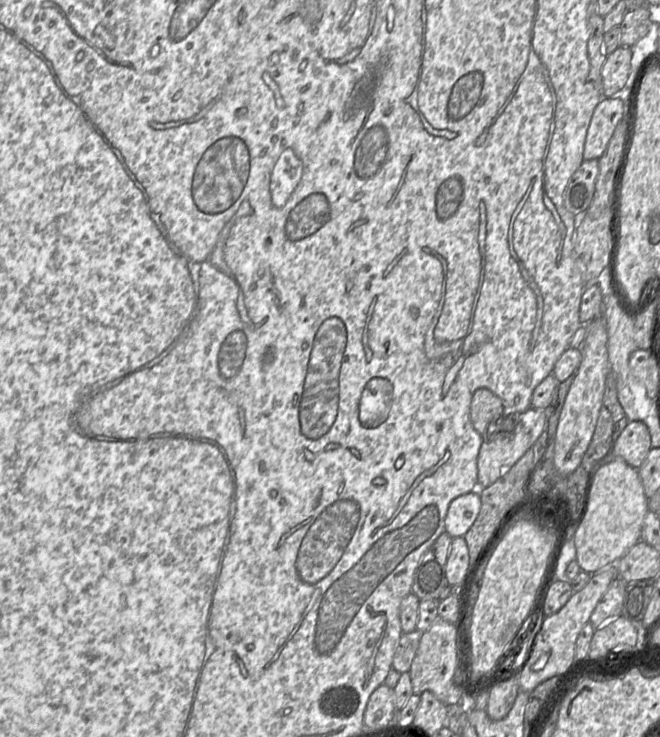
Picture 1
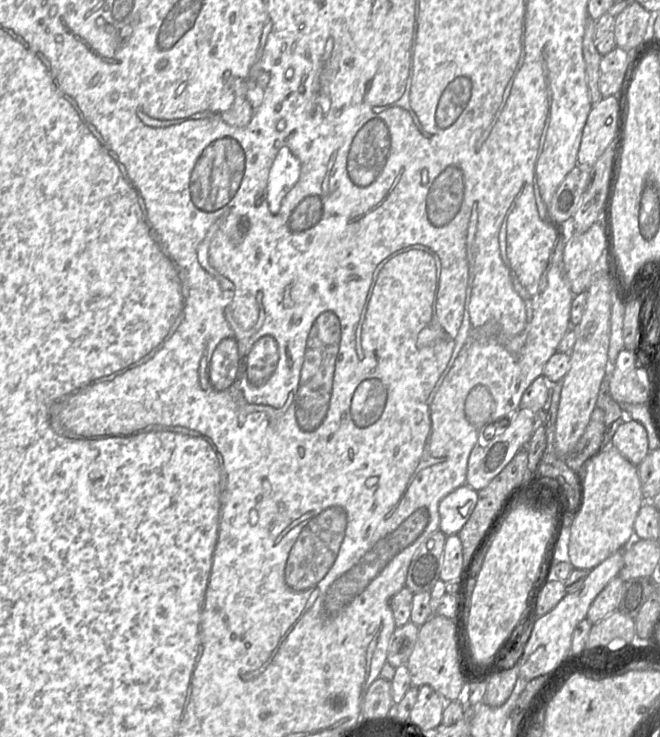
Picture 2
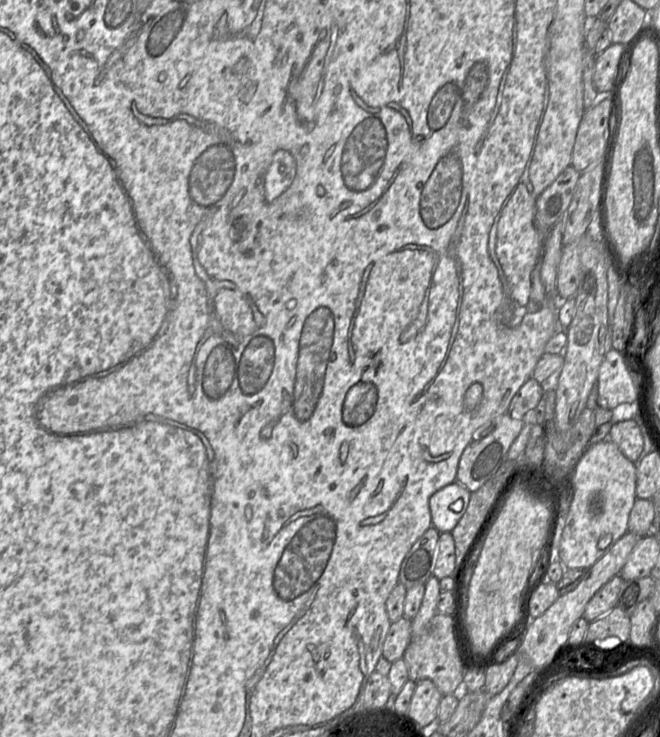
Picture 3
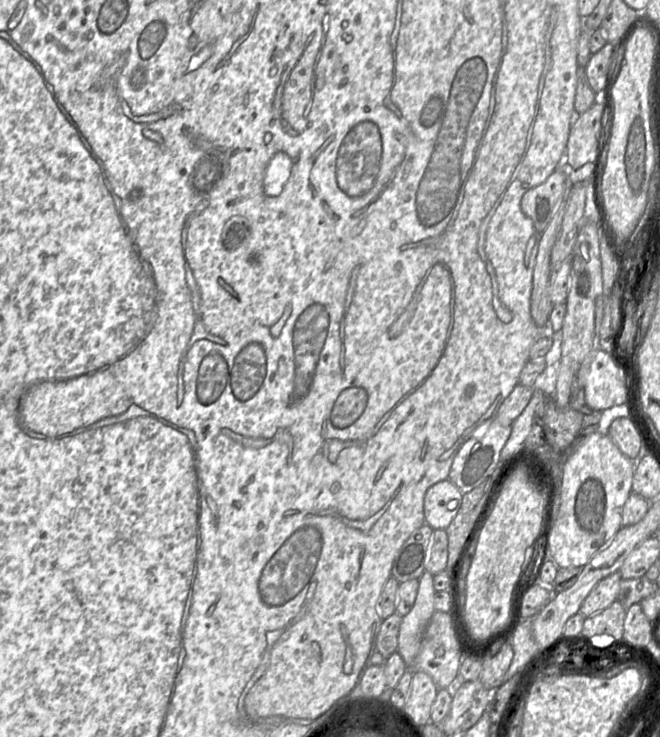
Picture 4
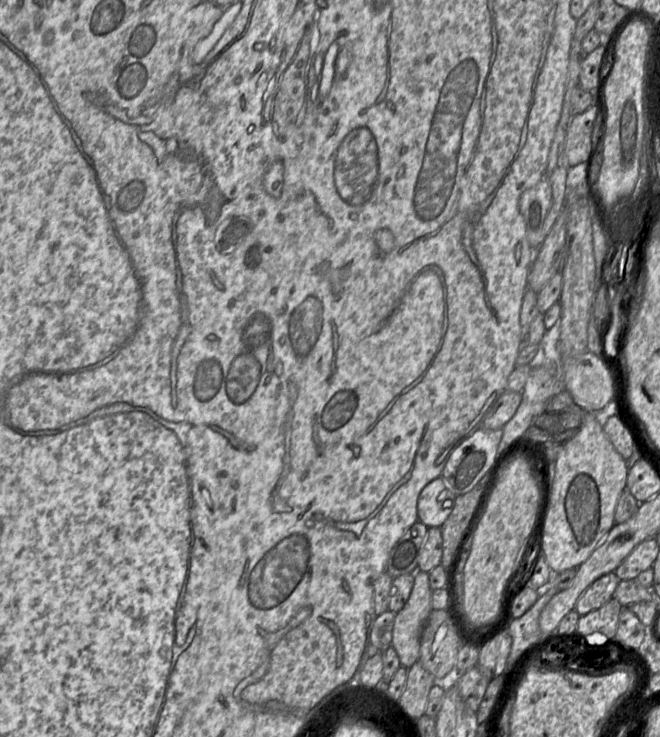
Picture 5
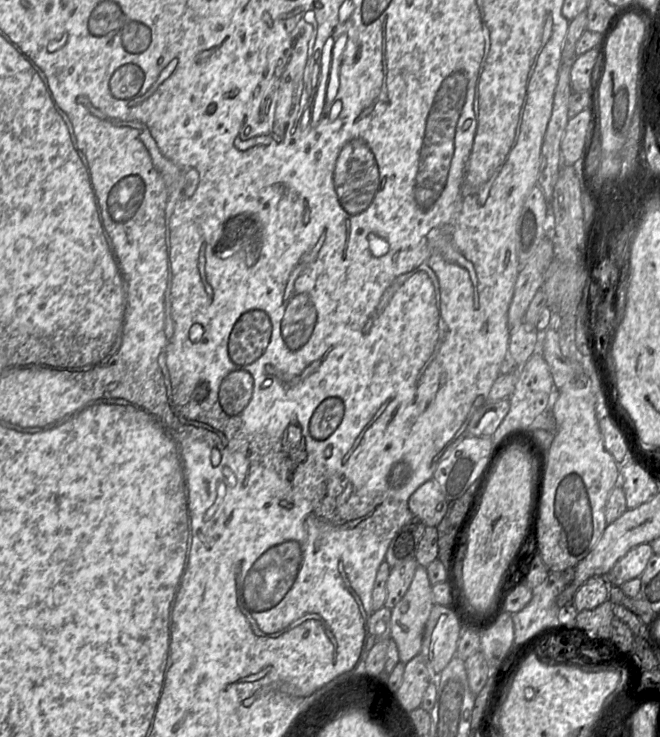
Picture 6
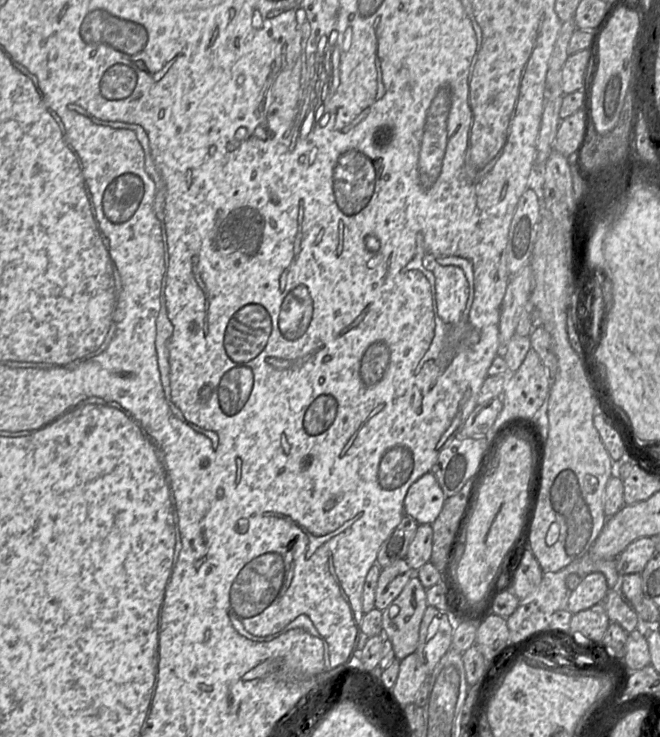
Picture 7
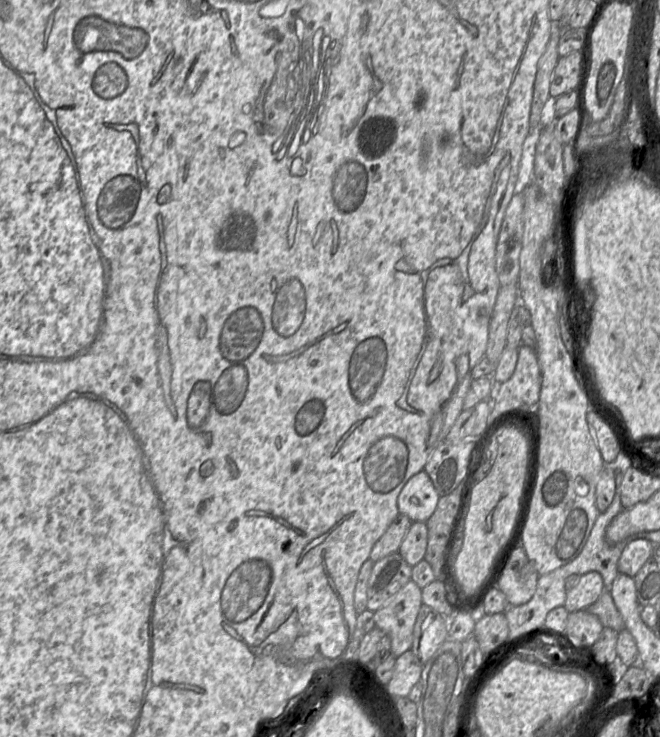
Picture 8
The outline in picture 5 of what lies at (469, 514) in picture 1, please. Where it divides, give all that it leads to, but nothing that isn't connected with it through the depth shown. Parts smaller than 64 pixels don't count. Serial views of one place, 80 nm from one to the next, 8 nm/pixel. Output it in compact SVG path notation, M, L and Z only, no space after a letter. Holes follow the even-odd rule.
M440 476L421 491L417 503L418 520L429 527L440 527L450 515L456 496Z

